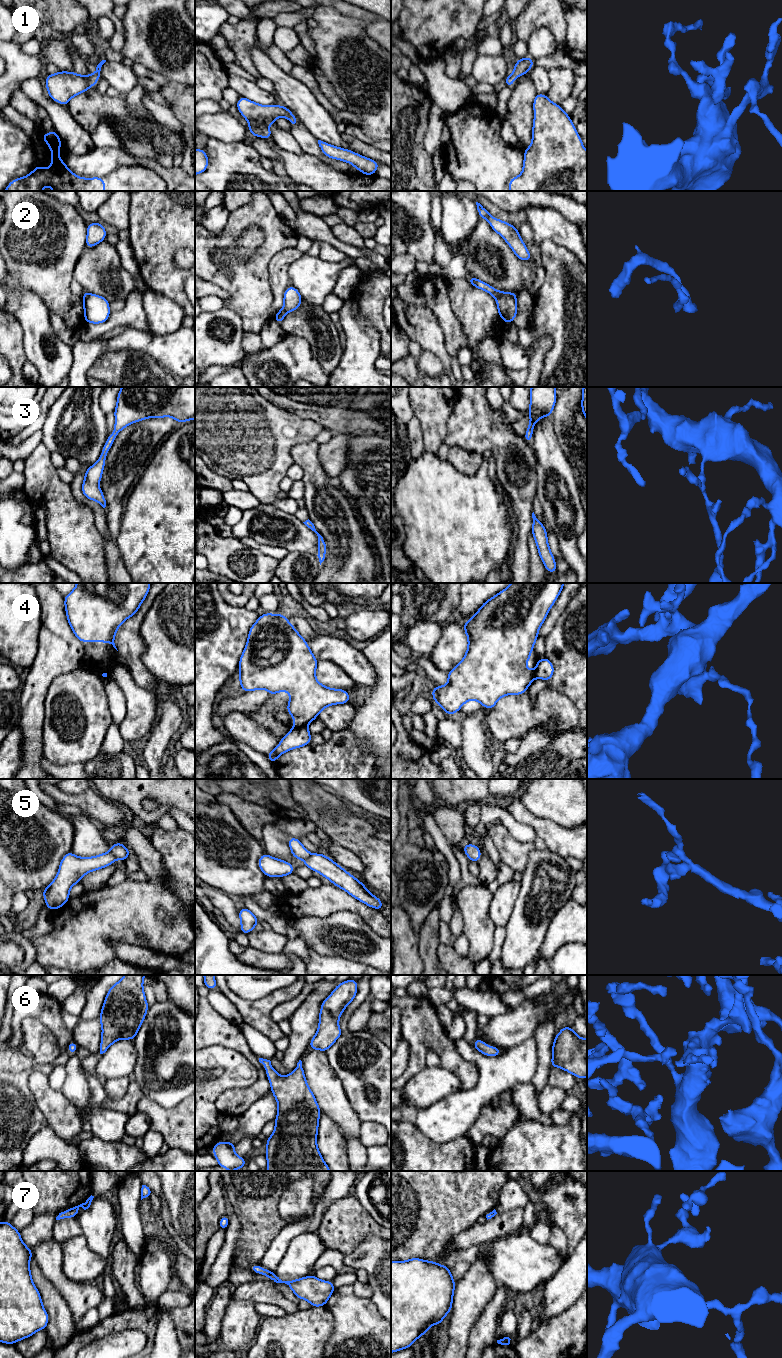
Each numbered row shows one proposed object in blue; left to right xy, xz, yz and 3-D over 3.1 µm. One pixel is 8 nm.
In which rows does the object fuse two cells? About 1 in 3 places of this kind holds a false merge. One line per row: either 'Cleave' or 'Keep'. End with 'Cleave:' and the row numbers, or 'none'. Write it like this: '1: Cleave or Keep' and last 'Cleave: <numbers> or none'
1: Keep
2: Cleave
3: Keep
4: Cleave
5: Cleave
6: Keep
7: Keep
Cleave: 2, 4, 5

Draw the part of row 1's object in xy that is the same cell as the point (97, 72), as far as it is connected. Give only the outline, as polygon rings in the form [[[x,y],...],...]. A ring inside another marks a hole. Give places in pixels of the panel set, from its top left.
[[[102,60],[96,67],[95,73],[87,76],[76,74],[75,72],[60,71],[49,74],[45,83],[49,97],[63,106],[67,106],[71,98],[87,91],[97,84],[102,65],[106,60]]]

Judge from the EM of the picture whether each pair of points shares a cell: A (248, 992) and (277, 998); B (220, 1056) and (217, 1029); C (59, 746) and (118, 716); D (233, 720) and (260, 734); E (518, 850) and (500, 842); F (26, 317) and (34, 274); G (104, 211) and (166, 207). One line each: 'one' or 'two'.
A: two
B: two
C: two
D: one
E: one
F: two
G: two

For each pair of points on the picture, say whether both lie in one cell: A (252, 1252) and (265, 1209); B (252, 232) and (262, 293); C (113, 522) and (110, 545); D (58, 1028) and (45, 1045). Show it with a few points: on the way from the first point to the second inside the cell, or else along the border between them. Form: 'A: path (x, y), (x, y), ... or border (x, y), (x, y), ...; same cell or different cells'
A: path (254, 1241), (259, 1220); same cell
B: border (260, 228), (263, 242), (251, 256), (240, 261); different cells
C: path (113, 528), (111, 539); same cell
D: border (35, 1018), (55, 1037), (58, 1056); different cells

